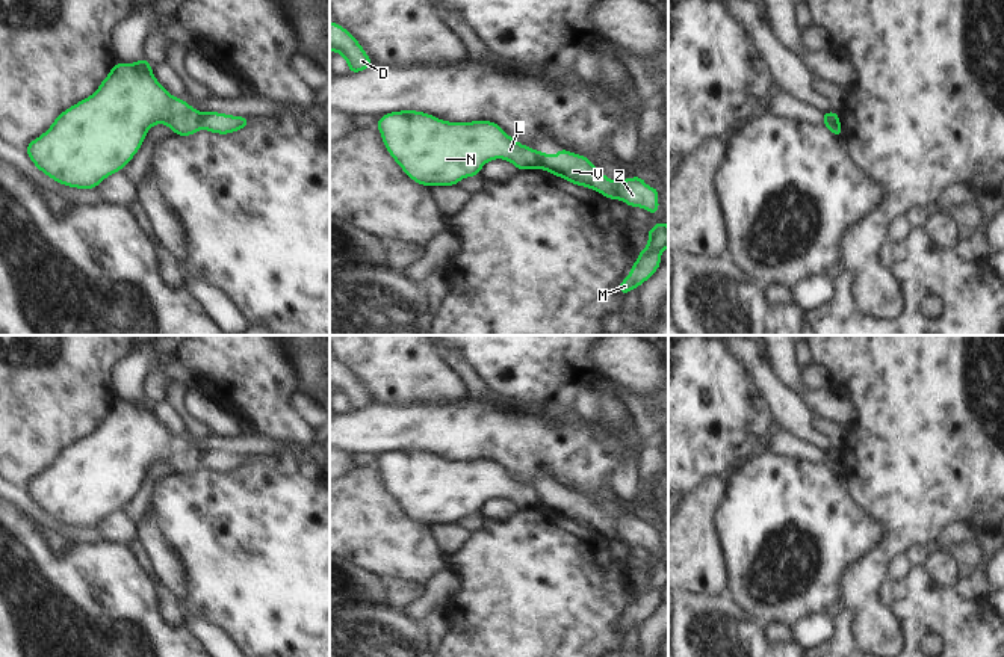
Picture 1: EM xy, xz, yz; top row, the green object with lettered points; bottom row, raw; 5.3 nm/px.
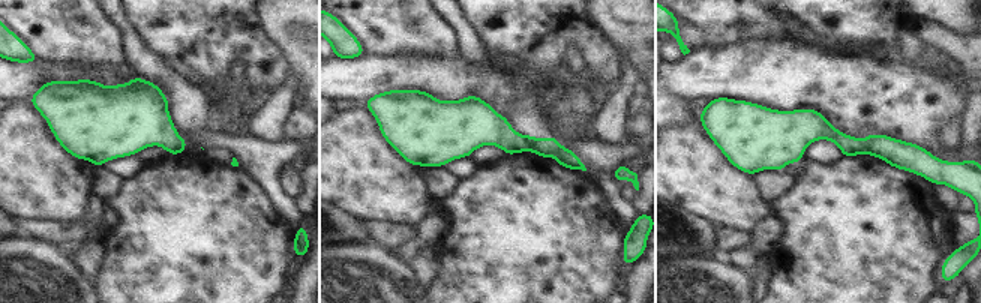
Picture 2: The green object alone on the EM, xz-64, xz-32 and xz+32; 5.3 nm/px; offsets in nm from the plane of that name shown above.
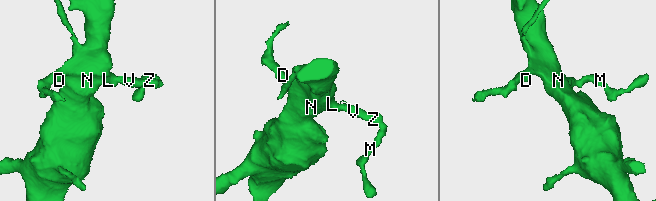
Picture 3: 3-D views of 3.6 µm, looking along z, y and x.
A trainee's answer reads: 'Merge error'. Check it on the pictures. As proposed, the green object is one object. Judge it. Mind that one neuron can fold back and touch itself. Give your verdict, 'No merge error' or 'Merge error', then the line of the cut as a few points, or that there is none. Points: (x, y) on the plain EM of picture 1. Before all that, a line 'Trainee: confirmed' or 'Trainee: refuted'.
Trainee: confirmed
Merge error. Split along xz (532, 488), (540, 505)

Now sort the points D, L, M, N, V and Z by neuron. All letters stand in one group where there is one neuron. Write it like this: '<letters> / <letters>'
D L N / M V Z

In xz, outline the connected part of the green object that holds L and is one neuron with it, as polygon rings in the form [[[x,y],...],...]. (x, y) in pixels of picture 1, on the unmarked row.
[[[401,449],[380,455],[376,467],[405,514],[426,526],[457,524],[461,517],[479,514],[481,506],[493,497],[505,497],[519,509],[540,506],[534,488],[511,477],[493,459],[448,461],[423,450]]]

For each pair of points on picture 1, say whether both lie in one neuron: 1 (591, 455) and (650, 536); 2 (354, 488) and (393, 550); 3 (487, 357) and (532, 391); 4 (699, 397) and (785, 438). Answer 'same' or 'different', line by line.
1: different
2: same
3: same
4: different

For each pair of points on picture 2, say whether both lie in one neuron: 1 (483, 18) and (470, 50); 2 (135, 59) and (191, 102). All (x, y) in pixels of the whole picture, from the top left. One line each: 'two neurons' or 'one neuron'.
1: two neurons
2: one neuron

